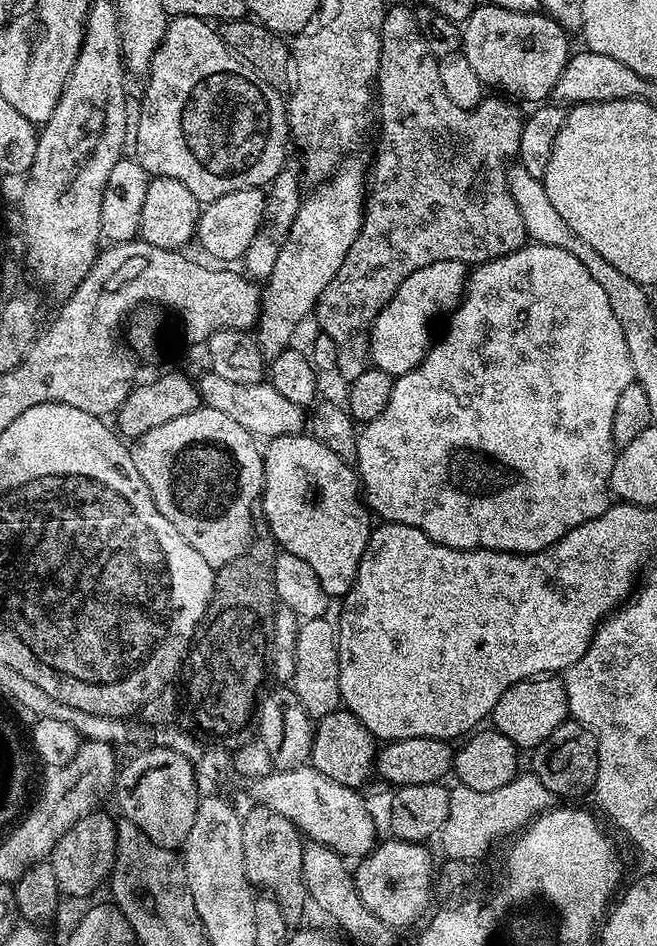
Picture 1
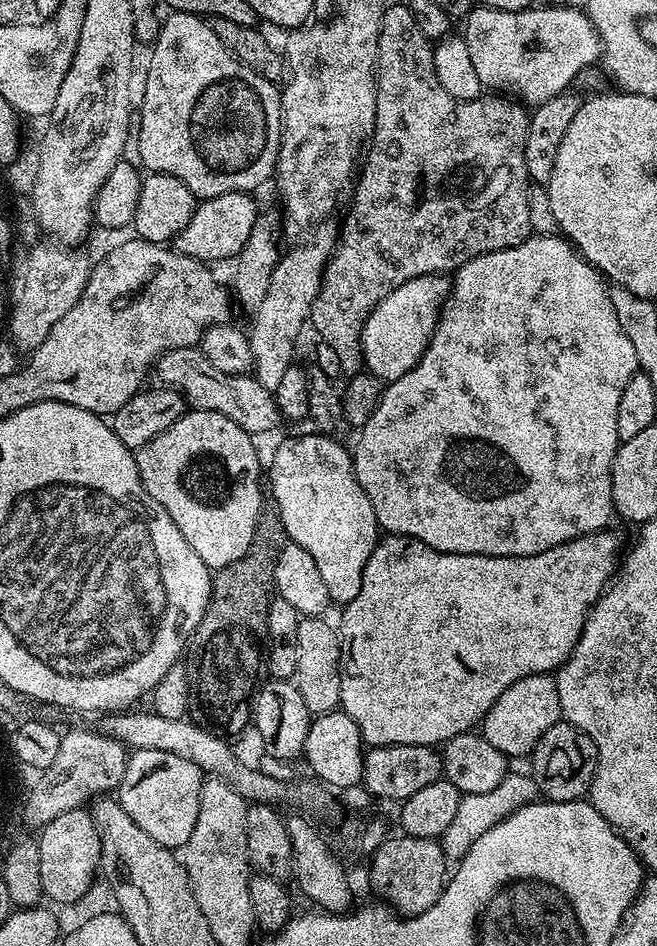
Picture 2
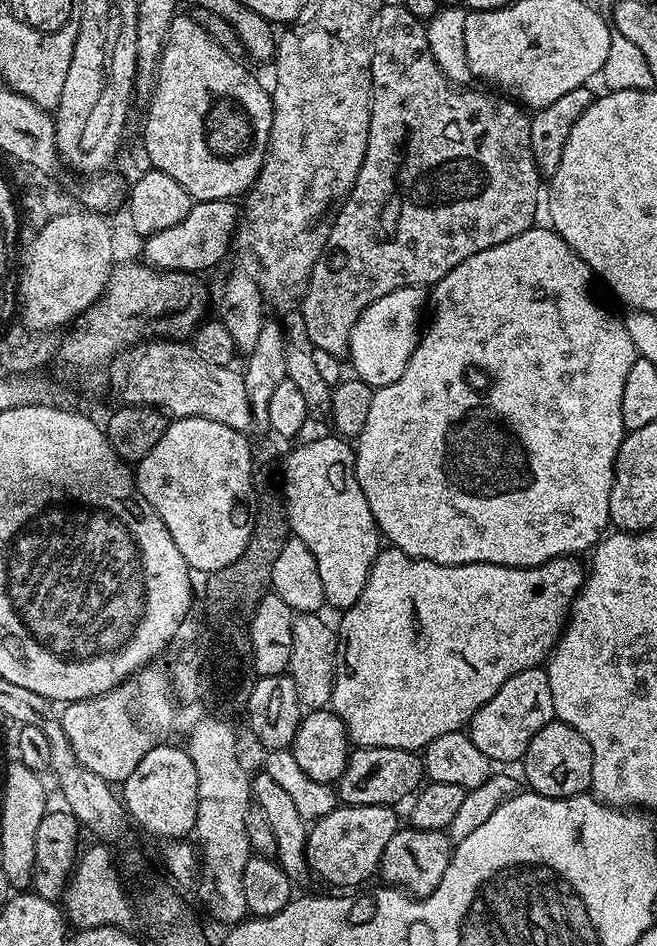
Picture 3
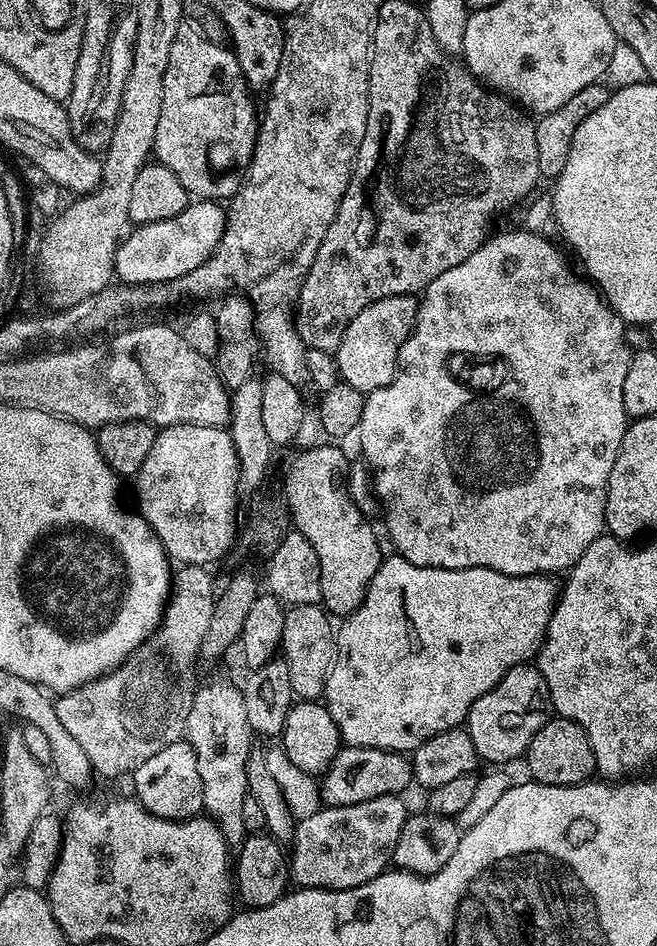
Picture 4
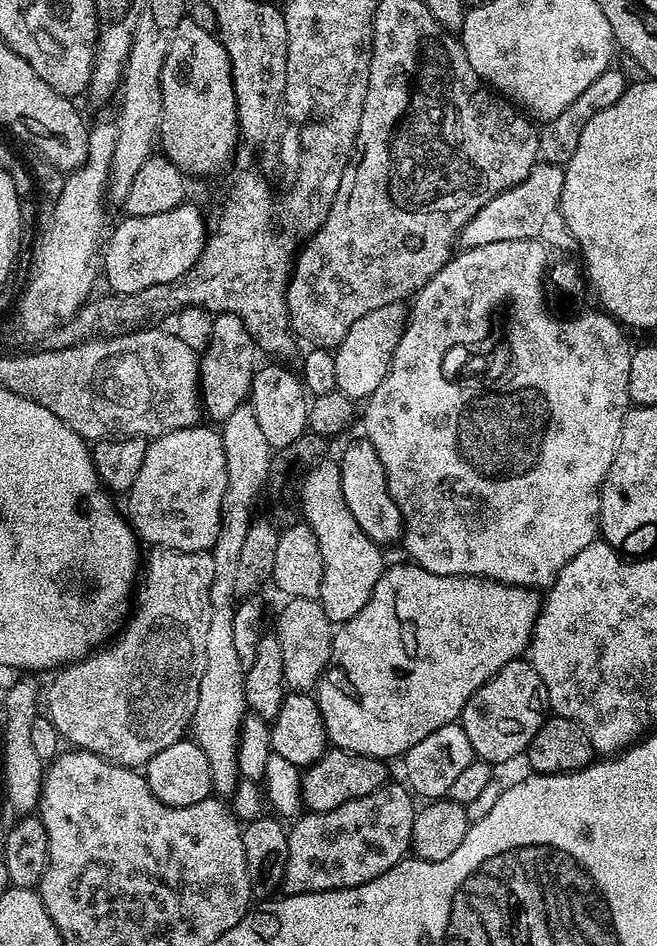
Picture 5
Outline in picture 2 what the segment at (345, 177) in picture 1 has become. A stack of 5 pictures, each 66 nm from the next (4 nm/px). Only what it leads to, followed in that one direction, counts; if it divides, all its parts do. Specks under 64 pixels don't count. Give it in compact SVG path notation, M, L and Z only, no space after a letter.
M330 223L317 227L305 244L300 244L289 252L287 249L281 255L270 278L270 290L266 290L266 298L262 298L262 306L251 313L252 328L249 327L247 333L252 351L252 372L263 388L274 390L286 370L293 367L292 355L296 352L296 339L309 323L312 303L322 286L324 267L328 265L328 258L338 243L337 225Z

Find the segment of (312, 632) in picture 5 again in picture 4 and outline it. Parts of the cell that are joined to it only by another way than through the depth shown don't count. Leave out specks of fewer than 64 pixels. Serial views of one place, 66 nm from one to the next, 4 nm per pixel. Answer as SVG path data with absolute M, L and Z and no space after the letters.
M293 604L285 611L280 646L282 659L290 670L290 686L297 701L319 701L326 678L336 661L336 633L329 613L320 604Z

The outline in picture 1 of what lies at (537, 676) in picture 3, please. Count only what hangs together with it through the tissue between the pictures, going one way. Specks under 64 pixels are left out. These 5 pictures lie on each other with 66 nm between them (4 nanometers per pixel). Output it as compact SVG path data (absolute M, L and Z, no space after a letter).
M537 678L535 680L523 680L498 698L490 717L490 724L495 731L502 733L510 742L514 742L517 749L535 750L539 744L564 721L569 719L568 699L564 689L564 681L560 678Z

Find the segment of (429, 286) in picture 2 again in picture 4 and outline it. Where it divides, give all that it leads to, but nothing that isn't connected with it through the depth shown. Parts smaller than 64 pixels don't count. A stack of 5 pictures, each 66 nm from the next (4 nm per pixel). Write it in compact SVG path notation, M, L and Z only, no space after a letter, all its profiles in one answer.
M415 295L391 296L361 310L350 322L350 326L346 326L346 334L342 334L342 342L334 353L336 365L340 368L341 381L365 394L389 384L396 377L400 347L416 324L417 307Z

